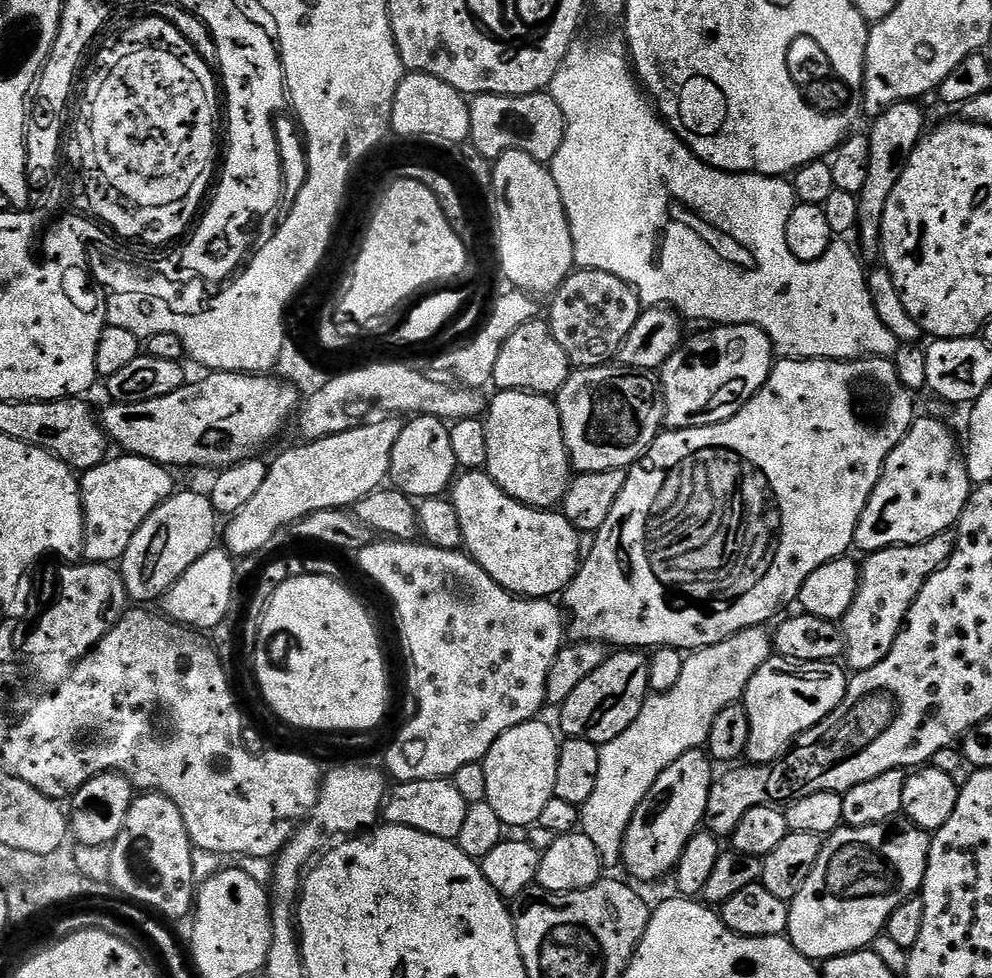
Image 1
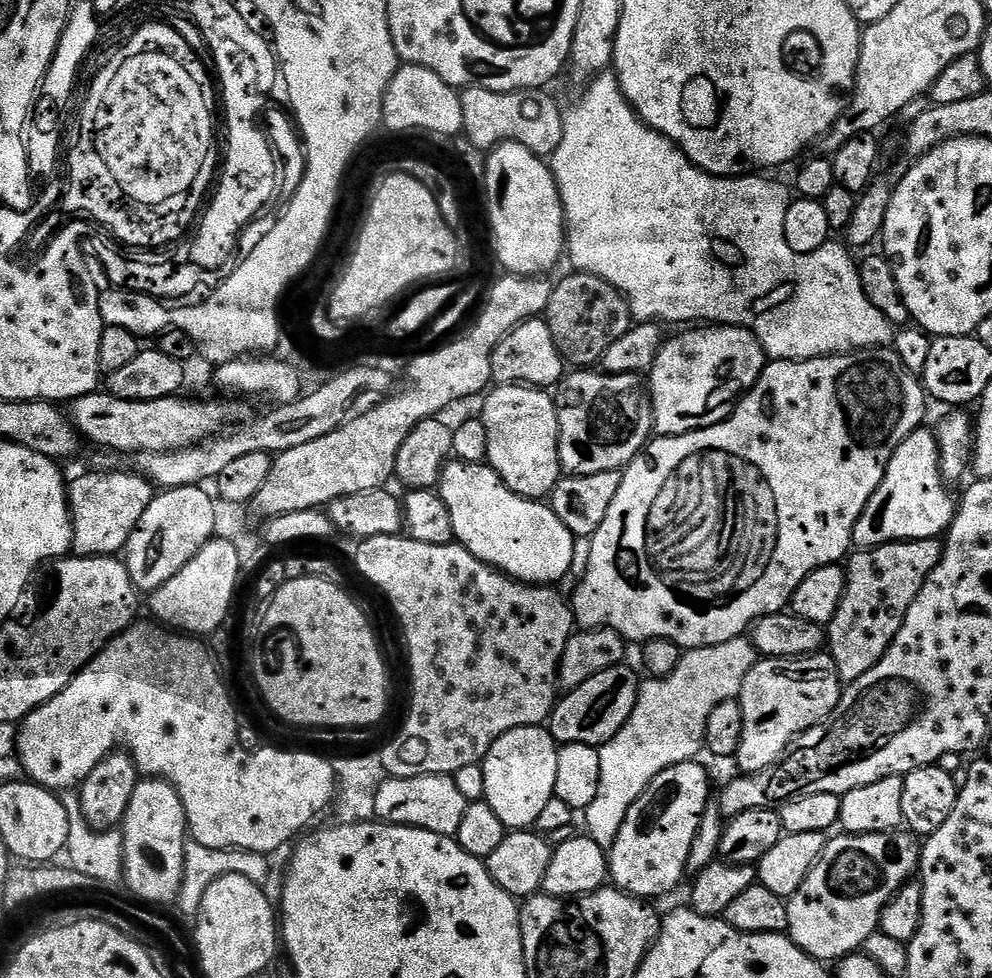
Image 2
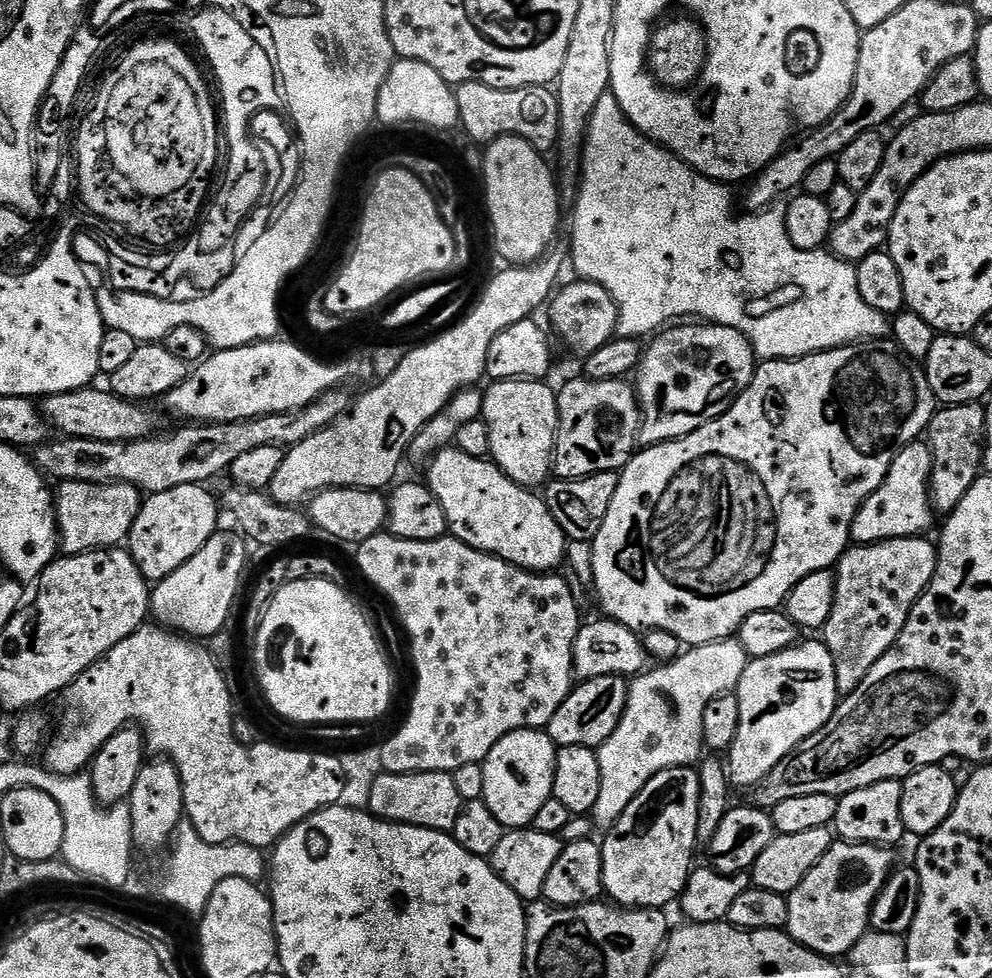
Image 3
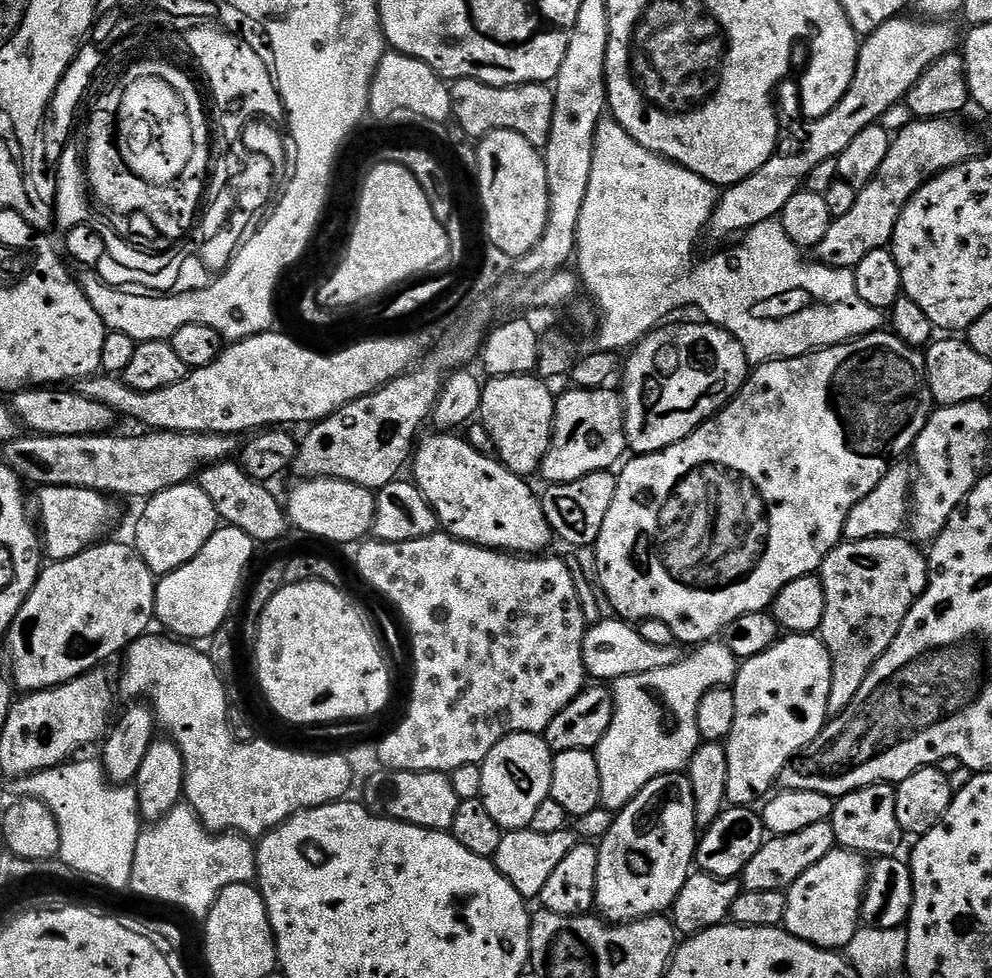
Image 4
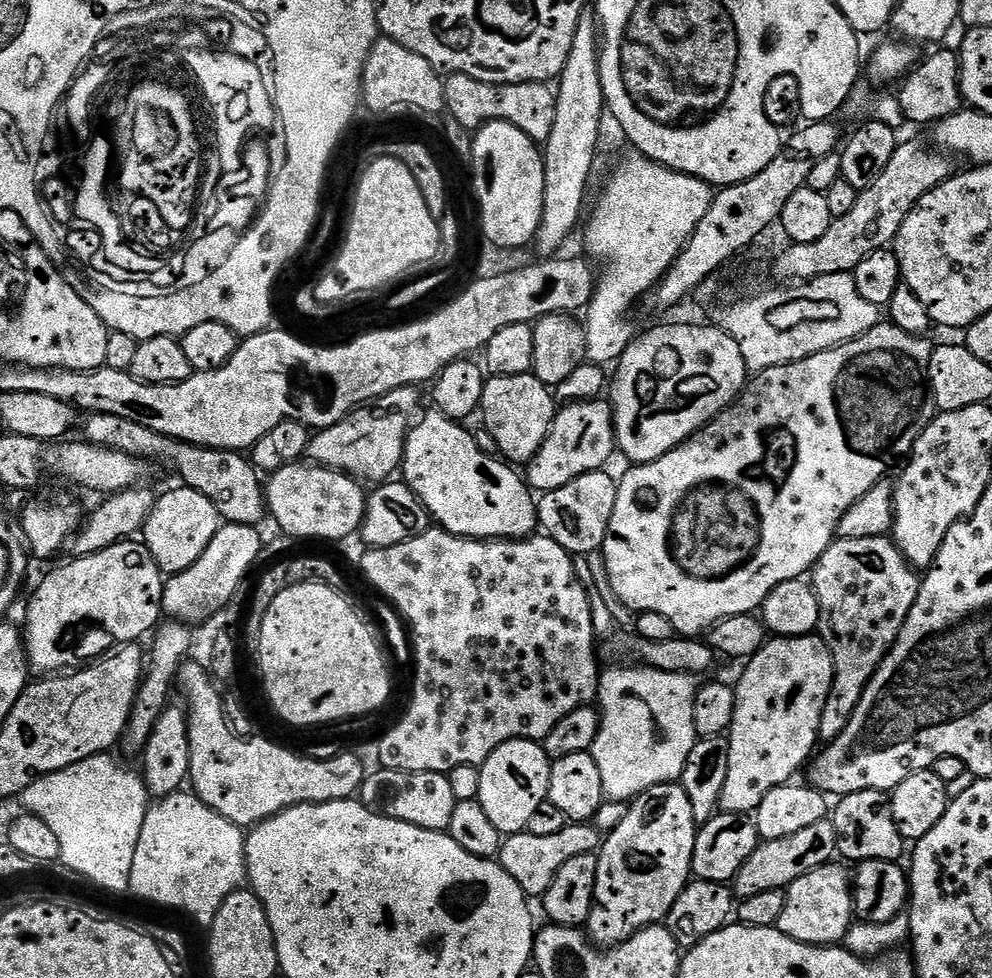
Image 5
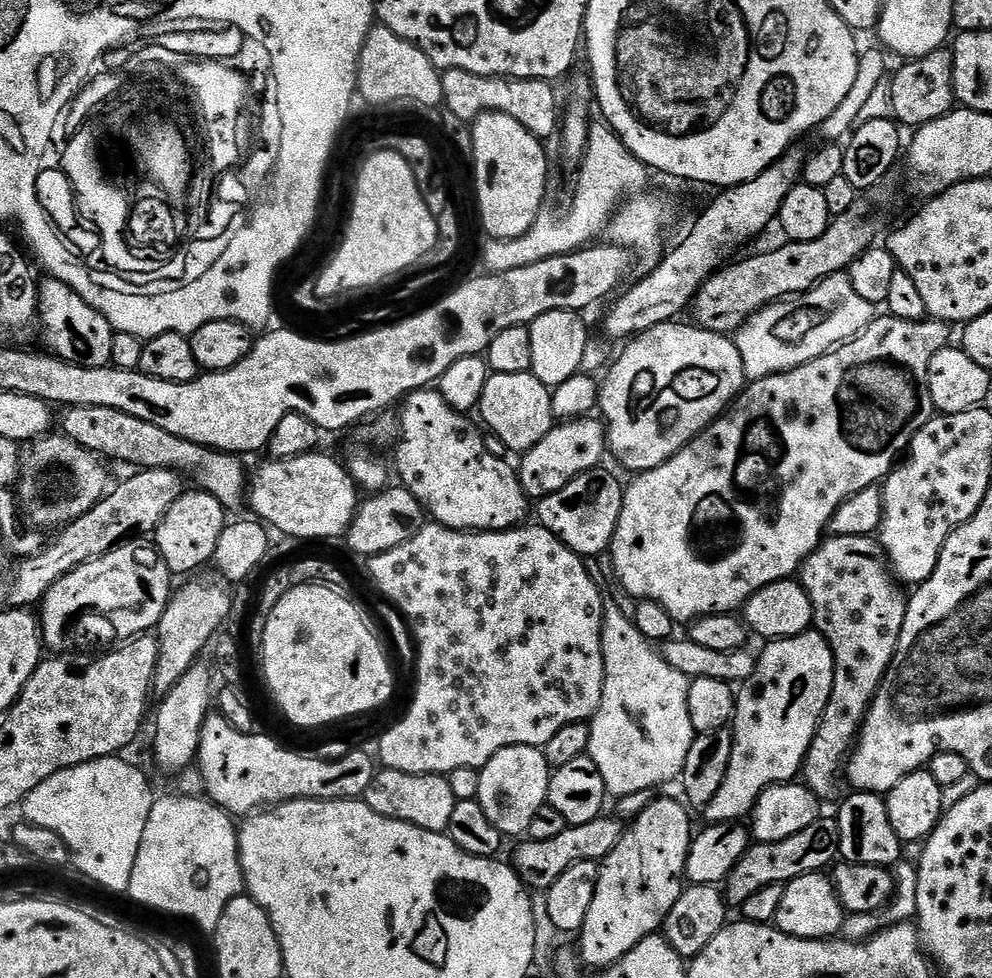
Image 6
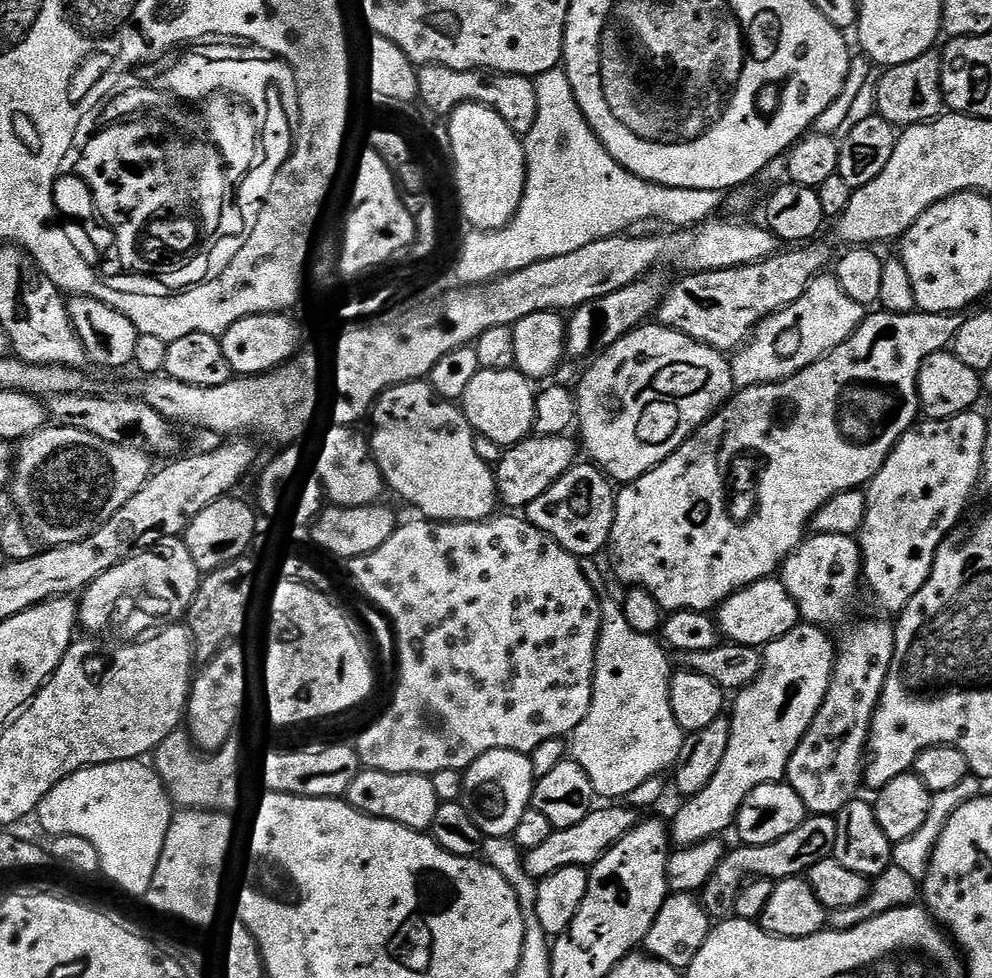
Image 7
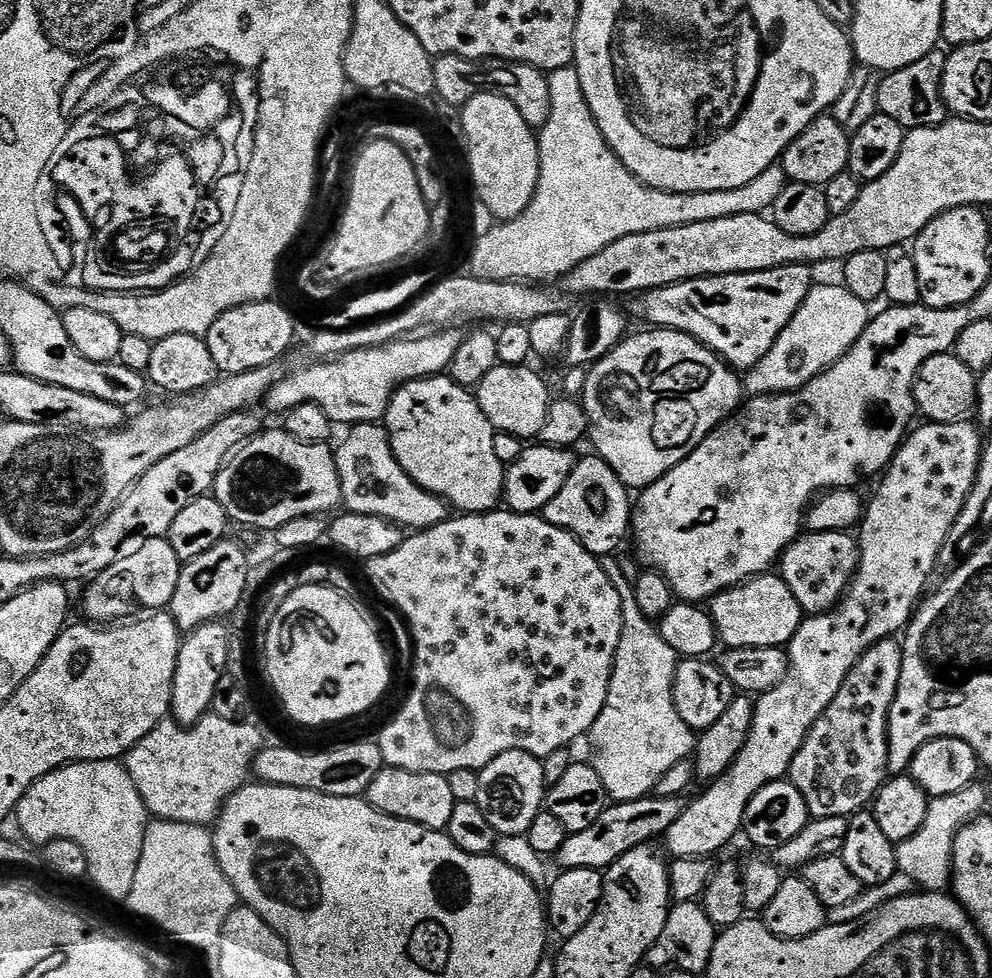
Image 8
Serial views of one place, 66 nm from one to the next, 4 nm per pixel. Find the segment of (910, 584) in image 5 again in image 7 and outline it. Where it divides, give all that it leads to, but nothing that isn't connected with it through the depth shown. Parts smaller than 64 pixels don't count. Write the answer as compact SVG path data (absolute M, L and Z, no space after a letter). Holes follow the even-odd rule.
M842 534L809 535L784 561L782 583L796 599L800 615L809 624L840 624L848 616L856 591L862 588L862 551L853 537ZM891 623L889 624L860 624L848 637L844 640L844 645L841 643L838 648L838 655L836 658L836 667L832 670L832 681L826 690L826 698L822 702L822 706L818 710L818 714L814 718L814 722L806 730L806 734L802 738L802 742L796 748L794 754L788 763L788 770L786 773L787 783L792 785L792 788L802 798L805 806L807 806L809 813L814 816L836 816L843 813L848 805L853 800L861 795L860 784L865 783L864 769L866 767L866 757L868 755L868 736L872 733L872 719L876 714L876 708L880 705L880 695L884 690L884 683L886 682L890 670L892 669L892 659L894 658L894 650L896 649L896 629Z

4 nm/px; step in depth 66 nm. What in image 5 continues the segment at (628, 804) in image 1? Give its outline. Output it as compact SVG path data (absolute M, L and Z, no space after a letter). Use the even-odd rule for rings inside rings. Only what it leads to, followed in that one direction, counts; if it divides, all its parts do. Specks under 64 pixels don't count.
M605 667L600 674L600 729L590 751L602 774L605 797L609 801L625 799L624 801L631 802L654 786L679 781L686 766L686 758L690 758L690 750L694 750L698 739L694 726L694 698L698 684L693 677L686 674L664 673L651 667L608 667L610 668Z

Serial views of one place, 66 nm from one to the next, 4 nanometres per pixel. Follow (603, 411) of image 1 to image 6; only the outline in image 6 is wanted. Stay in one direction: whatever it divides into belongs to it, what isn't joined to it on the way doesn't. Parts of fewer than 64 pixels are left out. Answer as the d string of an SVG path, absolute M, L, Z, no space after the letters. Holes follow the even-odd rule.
M581 418L557 423L534 446L519 457L518 475L520 485L524 488L524 495L529 498L543 498L562 490L575 476L581 476L583 472L591 472L601 463L606 456L606 428L599 419ZM536 496L536 497L535 497Z

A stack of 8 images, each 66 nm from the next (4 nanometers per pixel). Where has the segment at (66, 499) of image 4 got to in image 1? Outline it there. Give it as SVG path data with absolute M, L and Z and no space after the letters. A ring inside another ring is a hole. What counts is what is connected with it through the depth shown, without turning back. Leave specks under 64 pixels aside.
M116 454L79 477L84 511L83 559L89 564L115 565L123 560L130 538L174 494L172 476L165 465L131 454Z

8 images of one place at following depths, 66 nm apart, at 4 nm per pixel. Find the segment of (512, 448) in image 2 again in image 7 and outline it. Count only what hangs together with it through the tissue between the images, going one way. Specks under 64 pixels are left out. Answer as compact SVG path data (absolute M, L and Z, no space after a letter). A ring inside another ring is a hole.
M488 368L482 370L476 376L474 391L476 391L476 412L480 415L479 427L489 432L498 443L503 446L515 446L529 439L537 427L536 401L538 399L538 388L535 388L533 377L523 371L511 368Z

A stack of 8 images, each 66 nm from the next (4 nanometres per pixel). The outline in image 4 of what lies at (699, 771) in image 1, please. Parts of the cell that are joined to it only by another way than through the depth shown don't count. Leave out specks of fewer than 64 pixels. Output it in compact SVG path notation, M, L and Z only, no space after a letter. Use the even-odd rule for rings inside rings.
M671 772L654 778L645 788L630 801L625 808L615 813L612 825L604 836L604 841L598 844L598 882L596 883L595 911L609 924L628 924L631 920L647 920L649 916L659 916L667 913L672 903L678 898L682 886L687 882L694 868L696 859L696 845L698 843L698 829L694 818L694 790L690 786L687 775L684 772Z

